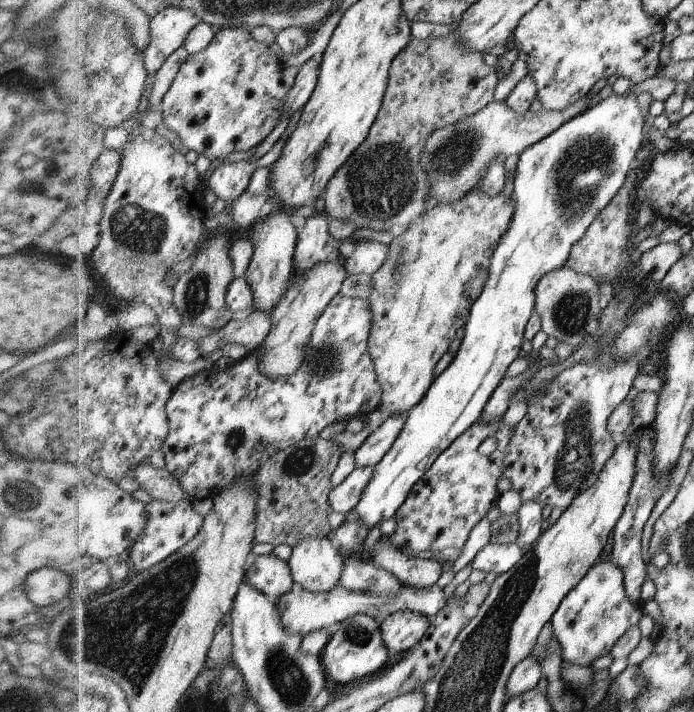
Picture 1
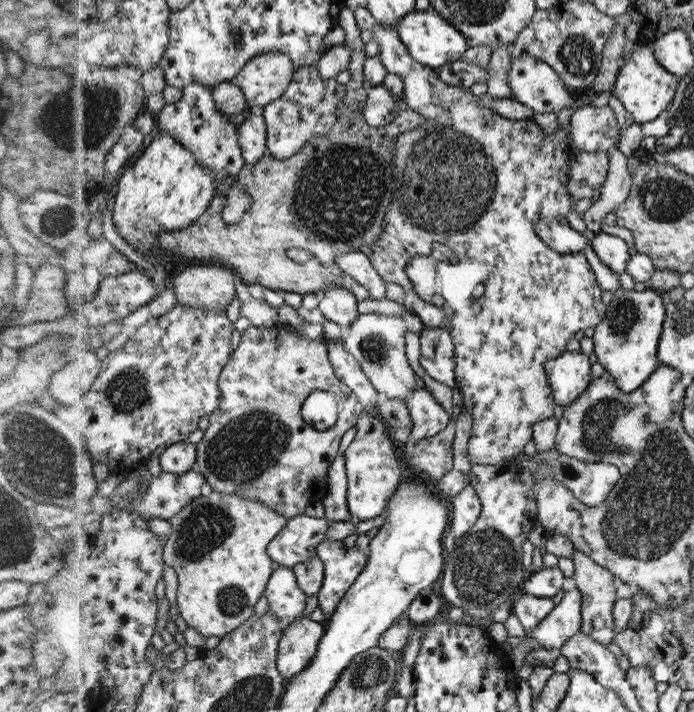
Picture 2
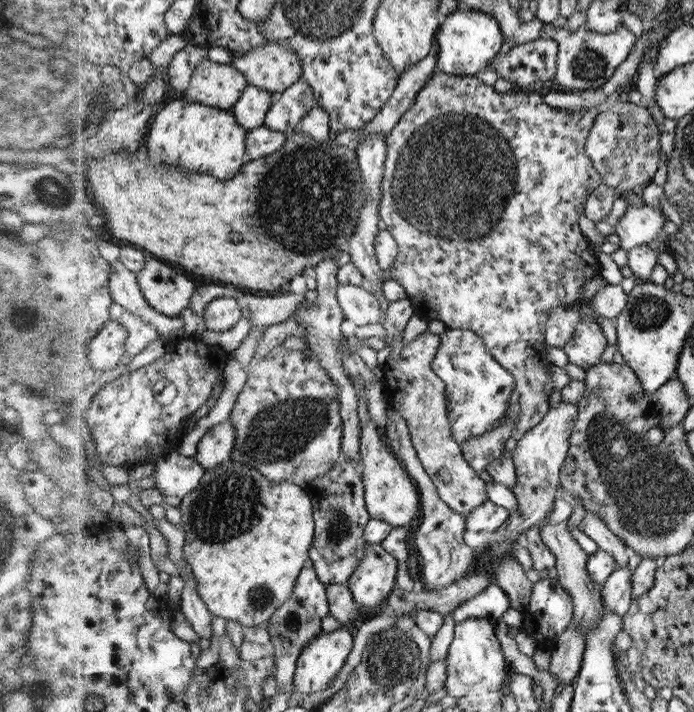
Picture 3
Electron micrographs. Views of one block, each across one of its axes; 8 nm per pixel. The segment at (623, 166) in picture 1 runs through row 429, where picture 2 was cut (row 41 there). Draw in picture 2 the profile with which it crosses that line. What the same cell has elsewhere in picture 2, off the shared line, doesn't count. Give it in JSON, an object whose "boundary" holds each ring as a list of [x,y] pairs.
{"boundary":[[[434,10],[414,11],[406,15],[396,26],[398,36],[406,45],[410,56],[420,64],[436,69],[444,64],[460,59],[469,50],[469,40],[466,35],[445,17]]]}

